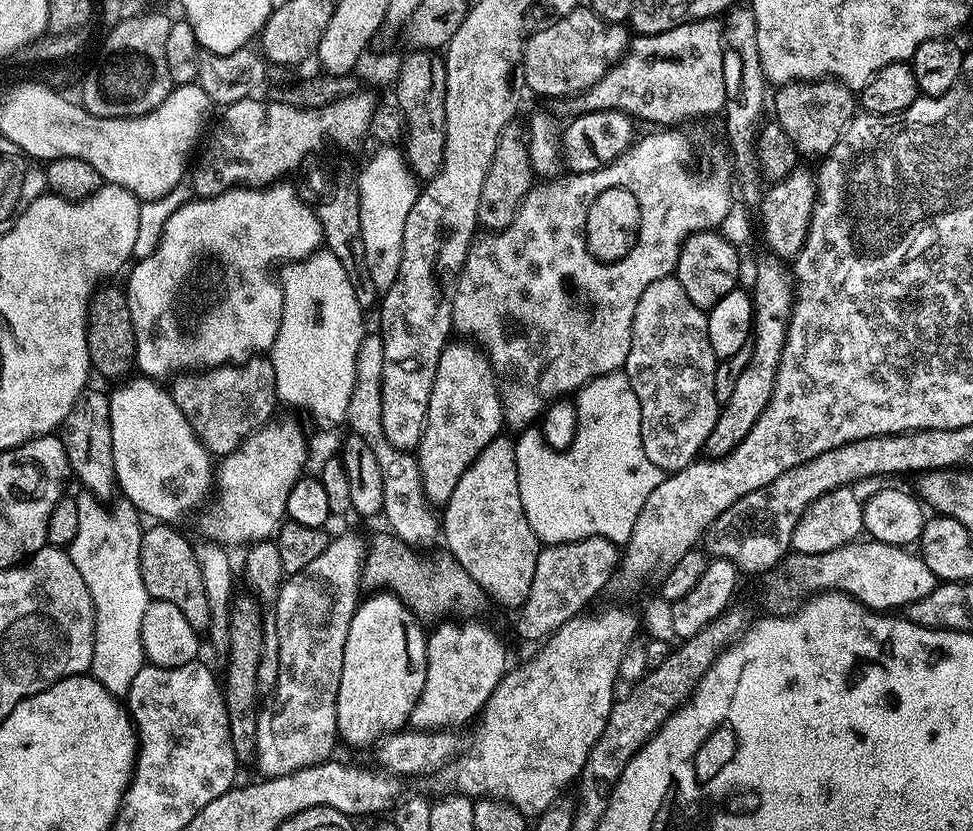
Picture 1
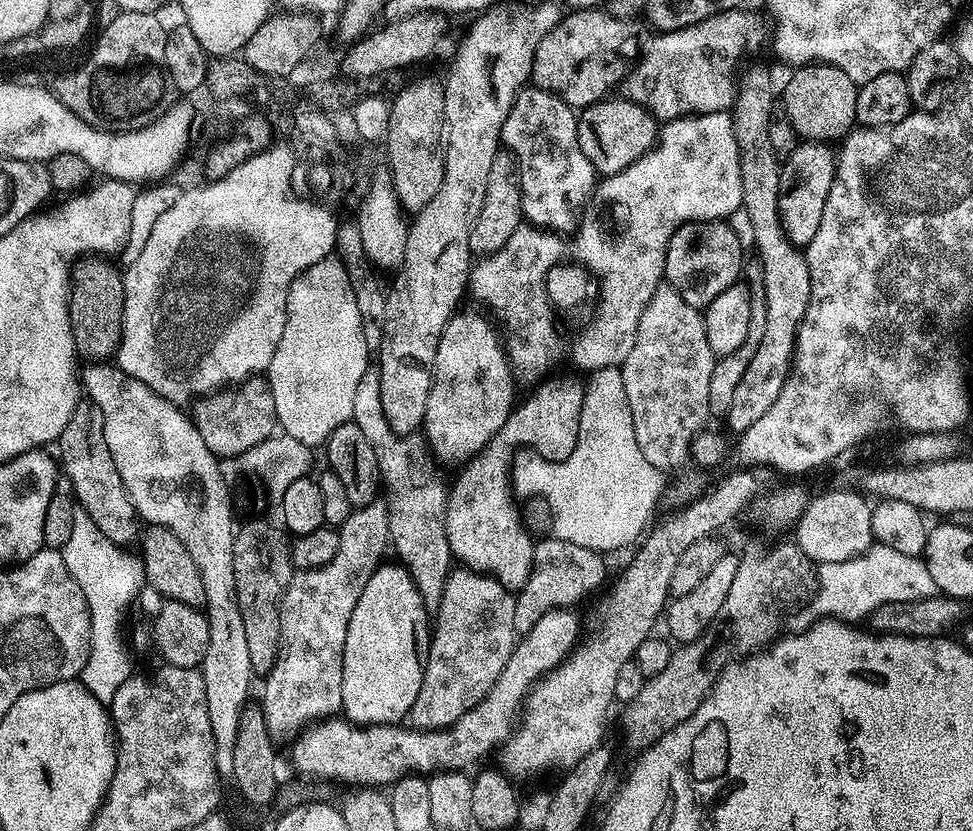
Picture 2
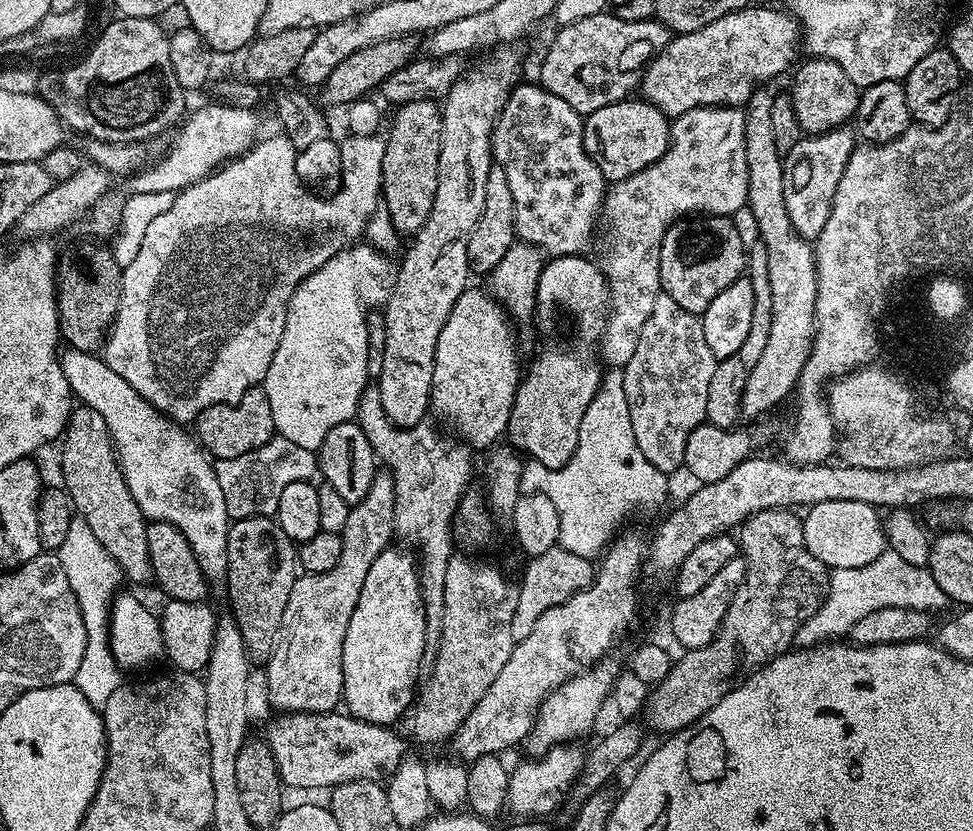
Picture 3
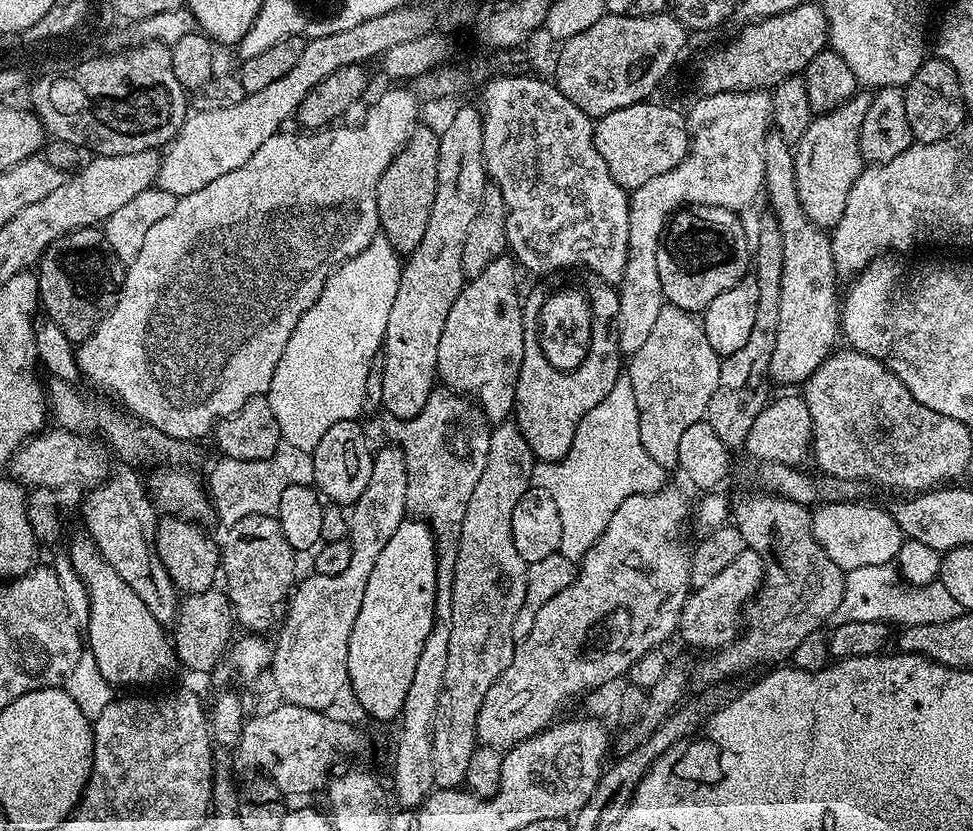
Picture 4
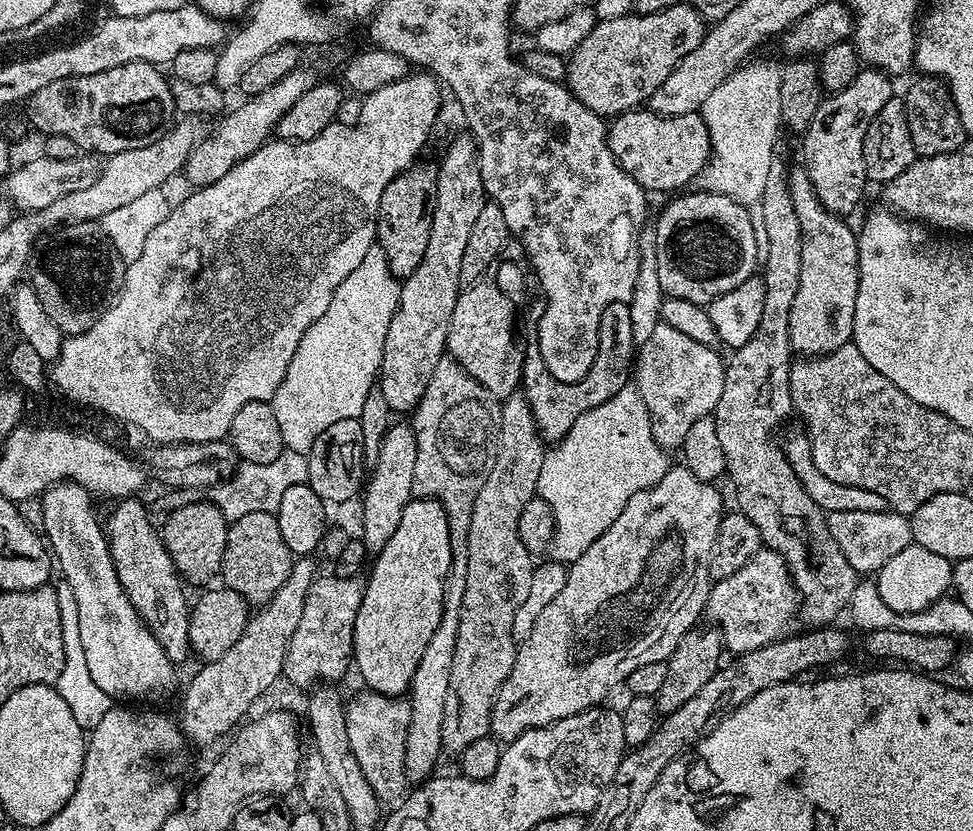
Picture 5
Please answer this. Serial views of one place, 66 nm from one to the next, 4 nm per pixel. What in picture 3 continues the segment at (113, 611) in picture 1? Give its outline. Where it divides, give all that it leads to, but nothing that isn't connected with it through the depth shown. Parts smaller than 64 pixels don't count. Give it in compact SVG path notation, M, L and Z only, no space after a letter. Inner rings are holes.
M77 515L72 517L70 531L66 534L66 542L62 542L58 555L62 562L62 570L66 570L66 578L70 578L70 590L74 590L74 594L78 598L78 606L82 610L82 618L88 635L86 654L82 654L82 666L78 666L78 674L74 683L86 698L86 702L90 702L93 708L100 710L103 709L106 702L110 702L110 694L114 694L114 690L118 690L122 683L122 677L120 677L122 669L116 663L112 650L108 646L108 622L112 611L112 601L121 591L122 565L108 553L106 546L102 546L102 542L98 542L98 538L94 536L94 530L90 530L90 526L86 526L84 519Z

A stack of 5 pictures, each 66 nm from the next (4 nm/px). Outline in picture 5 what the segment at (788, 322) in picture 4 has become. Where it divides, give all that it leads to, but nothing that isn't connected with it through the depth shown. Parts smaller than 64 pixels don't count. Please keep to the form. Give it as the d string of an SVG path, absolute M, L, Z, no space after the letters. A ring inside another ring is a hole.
M807 171L791 173L788 189L790 190L790 198L794 202L794 214L798 214L798 222L800 229L804 231L802 234L802 270L800 271L800 281L798 282L798 294L794 294L794 306L790 310L790 342L792 343L793 353L799 354L804 358L814 356L822 356L825 352L833 352L849 343L852 339L852 327L854 326L854 302L858 298L858 278L860 277L860 246L858 243L857 233L852 232L852 228L847 224L847 219L841 218L837 213L829 212L819 200L816 199L816 192L812 188L812 183L808 177Z

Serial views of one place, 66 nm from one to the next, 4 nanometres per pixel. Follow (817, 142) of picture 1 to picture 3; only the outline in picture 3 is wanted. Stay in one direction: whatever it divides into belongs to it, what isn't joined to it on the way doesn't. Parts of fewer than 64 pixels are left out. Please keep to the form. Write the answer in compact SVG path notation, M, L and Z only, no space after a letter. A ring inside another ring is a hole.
M811 57L805 61L795 74L792 90L790 89L801 133L817 136L835 128L845 127L856 115L861 89L847 77L846 70L836 62L820 57Z

